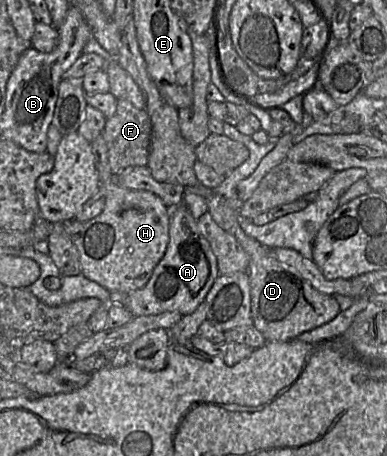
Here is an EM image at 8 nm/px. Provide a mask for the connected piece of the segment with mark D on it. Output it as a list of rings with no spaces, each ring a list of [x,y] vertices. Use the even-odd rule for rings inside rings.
[[[211,194],[206,200],[213,220],[223,230],[234,235],[249,256],[247,274],[253,326],[262,333],[267,342],[286,342],[298,338],[302,333],[330,322],[339,314],[341,308],[333,295],[315,289],[296,269],[282,264],[273,256],[269,247],[264,247],[243,231],[241,216],[227,205],[224,196]]]

